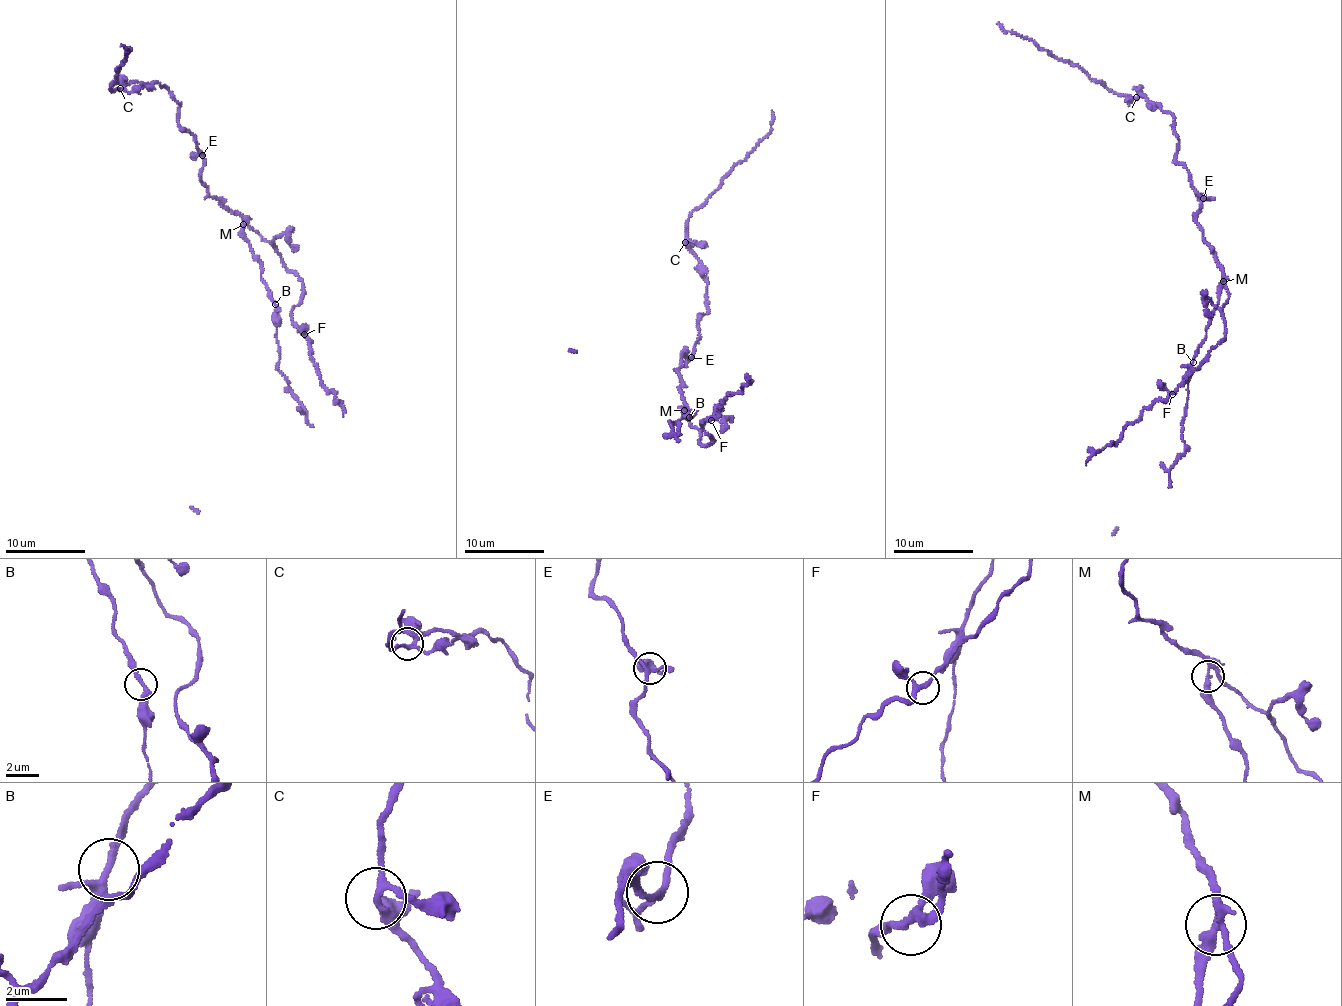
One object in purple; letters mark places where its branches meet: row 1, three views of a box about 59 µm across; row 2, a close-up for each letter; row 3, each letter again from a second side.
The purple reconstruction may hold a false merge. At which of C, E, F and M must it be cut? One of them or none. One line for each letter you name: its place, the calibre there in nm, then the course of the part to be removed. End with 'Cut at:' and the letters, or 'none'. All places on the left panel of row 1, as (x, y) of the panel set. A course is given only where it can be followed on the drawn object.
M: (243, 224) | 240 nm | (243, 224), (251, 250), (260, 264), (261, 278), (275, 307), (278, 371), (304, 411), (305, 421), (313, 427)
Cut at: M

